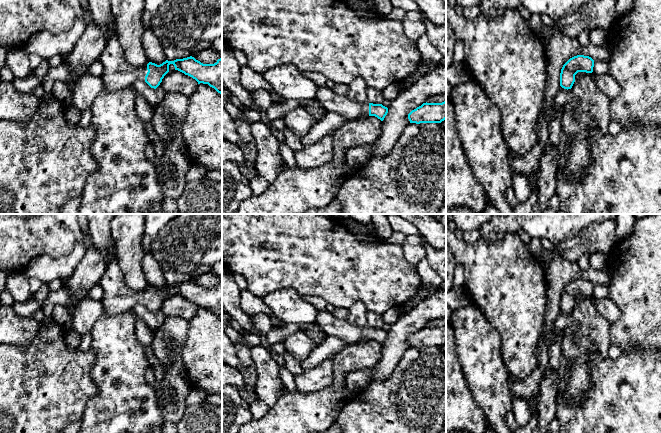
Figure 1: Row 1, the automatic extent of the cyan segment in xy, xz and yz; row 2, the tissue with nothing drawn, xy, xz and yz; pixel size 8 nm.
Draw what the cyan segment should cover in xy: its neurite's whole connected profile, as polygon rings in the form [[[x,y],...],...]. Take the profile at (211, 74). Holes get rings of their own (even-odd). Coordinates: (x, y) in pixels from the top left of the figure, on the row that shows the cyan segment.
[[[116,25],[111,31],[100,60],[104,66],[103,75],[100,77],[104,83],[104,93],[132,86],[137,80],[145,81],[151,88],[156,89],[169,72],[169,65],[173,64],[175,70],[192,77],[198,84],[208,84],[222,95],[222,57],[214,64],[203,64],[190,56],[174,61],[166,60],[160,65],[149,62],[145,66],[135,67],[124,60]]]

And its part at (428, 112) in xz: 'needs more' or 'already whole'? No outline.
already whole

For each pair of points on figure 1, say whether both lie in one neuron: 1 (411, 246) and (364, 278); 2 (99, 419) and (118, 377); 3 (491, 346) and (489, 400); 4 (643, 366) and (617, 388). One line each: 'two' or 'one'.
1: two
2: one
3: one
4: one

